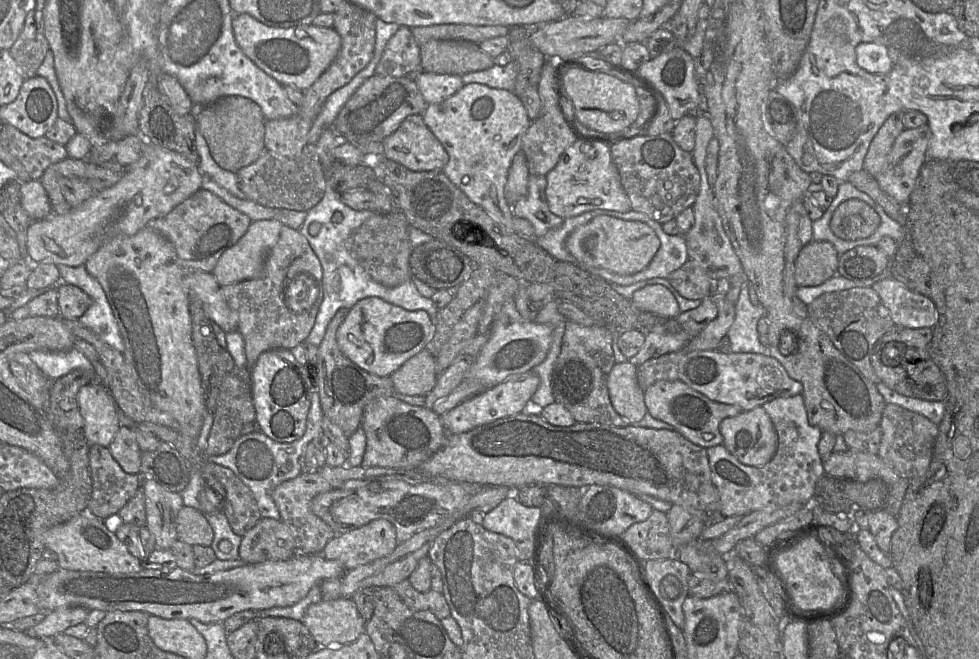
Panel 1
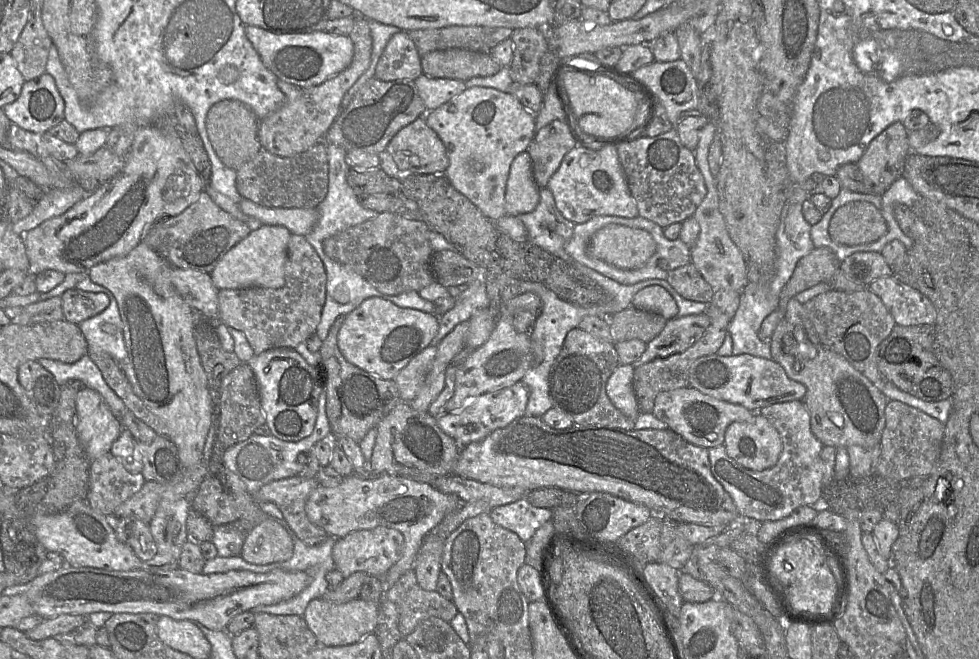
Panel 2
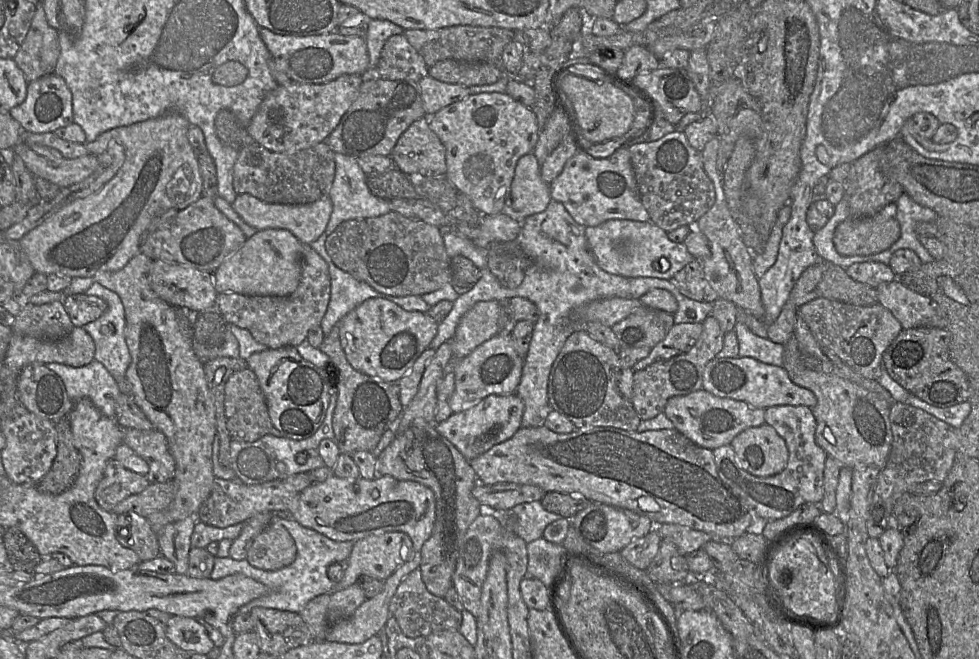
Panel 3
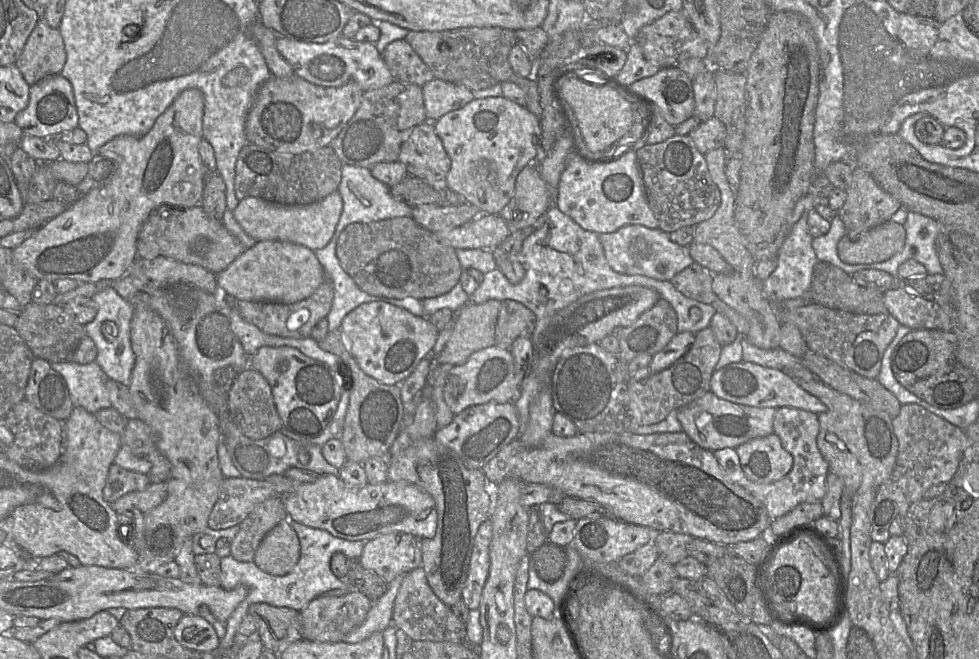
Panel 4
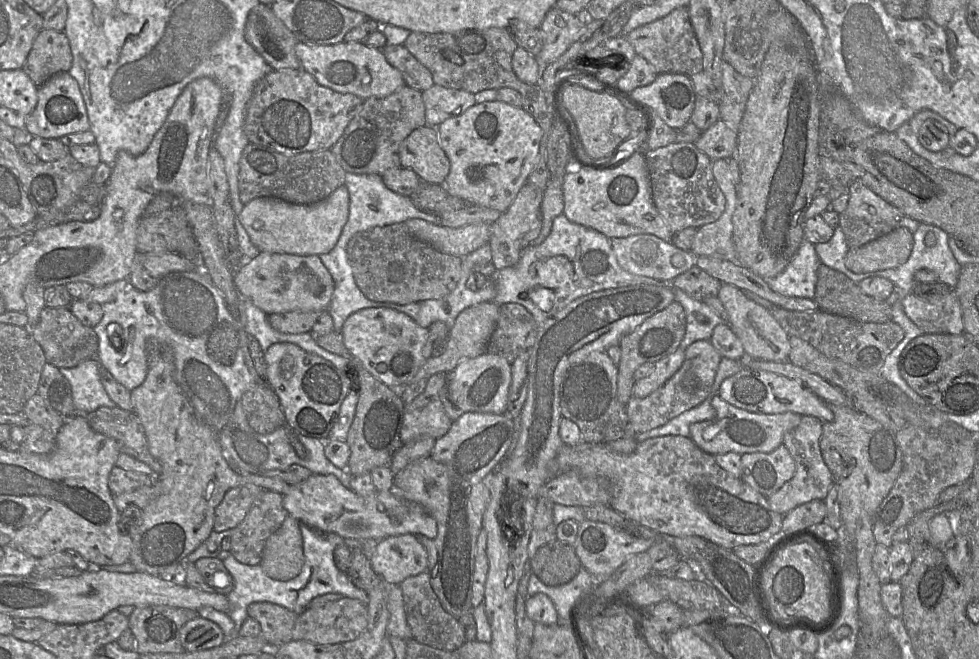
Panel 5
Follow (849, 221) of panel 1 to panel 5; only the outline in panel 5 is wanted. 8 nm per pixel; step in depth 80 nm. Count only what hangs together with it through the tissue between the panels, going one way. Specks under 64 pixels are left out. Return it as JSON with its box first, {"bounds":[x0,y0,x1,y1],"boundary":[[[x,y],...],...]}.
{"bounds":[844,226,913,273],"boundary":[[[898,226],[861,247],[849,248],[844,262],[855,273],[897,268],[908,260],[913,244],[913,233]]]}

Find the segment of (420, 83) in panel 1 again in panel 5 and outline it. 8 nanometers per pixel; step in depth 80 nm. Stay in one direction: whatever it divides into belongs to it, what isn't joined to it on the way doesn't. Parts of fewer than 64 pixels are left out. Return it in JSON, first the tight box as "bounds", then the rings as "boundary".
{"bounds":[422,84,476,127],"boundary":[[[434,84],[422,92],[425,125],[438,127],[445,120],[460,115],[476,104],[475,94]]]}

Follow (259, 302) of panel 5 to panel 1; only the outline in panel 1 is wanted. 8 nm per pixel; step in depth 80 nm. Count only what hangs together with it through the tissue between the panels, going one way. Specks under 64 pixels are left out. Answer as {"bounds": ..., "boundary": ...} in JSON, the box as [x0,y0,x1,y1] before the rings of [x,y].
{"bounds":[212,219,282,286],"boundary":[[[275,219],[252,221],[246,233],[222,253],[212,270],[219,286],[259,276],[267,254],[279,239],[282,226]]]}

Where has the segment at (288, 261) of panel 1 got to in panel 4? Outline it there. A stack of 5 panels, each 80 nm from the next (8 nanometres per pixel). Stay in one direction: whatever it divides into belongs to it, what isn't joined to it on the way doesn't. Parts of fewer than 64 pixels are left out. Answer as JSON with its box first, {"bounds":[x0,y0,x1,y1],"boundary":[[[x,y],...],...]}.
{"bounds":[229,278,334,339],"boundary":[[[326,278],[310,297],[293,304],[255,302],[229,298],[231,305],[237,309],[244,321],[253,324],[262,332],[283,338],[303,339],[310,337],[314,325],[319,320],[327,317],[332,306],[333,296],[334,288],[331,279]]]}

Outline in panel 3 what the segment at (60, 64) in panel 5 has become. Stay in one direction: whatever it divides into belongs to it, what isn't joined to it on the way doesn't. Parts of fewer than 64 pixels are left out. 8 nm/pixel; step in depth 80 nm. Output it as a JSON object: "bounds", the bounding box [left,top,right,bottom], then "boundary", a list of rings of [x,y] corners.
{"bounds":[13,2,59,83],"boundary":[[[38,2],[28,33],[13,59],[30,83],[55,74],[59,54],[59,32],[48,24],[43,3]]]}

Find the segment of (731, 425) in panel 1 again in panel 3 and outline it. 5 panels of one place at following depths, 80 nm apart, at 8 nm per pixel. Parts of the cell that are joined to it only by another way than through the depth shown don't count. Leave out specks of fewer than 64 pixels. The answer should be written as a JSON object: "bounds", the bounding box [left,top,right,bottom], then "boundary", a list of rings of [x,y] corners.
{"bounds":[730,423,788,476],"boundary":[[[767,423],[743,430],[733,438],[730,446],[735,452],[737,464],[754,476],[778,474],[788,462],[785,441]]]}

